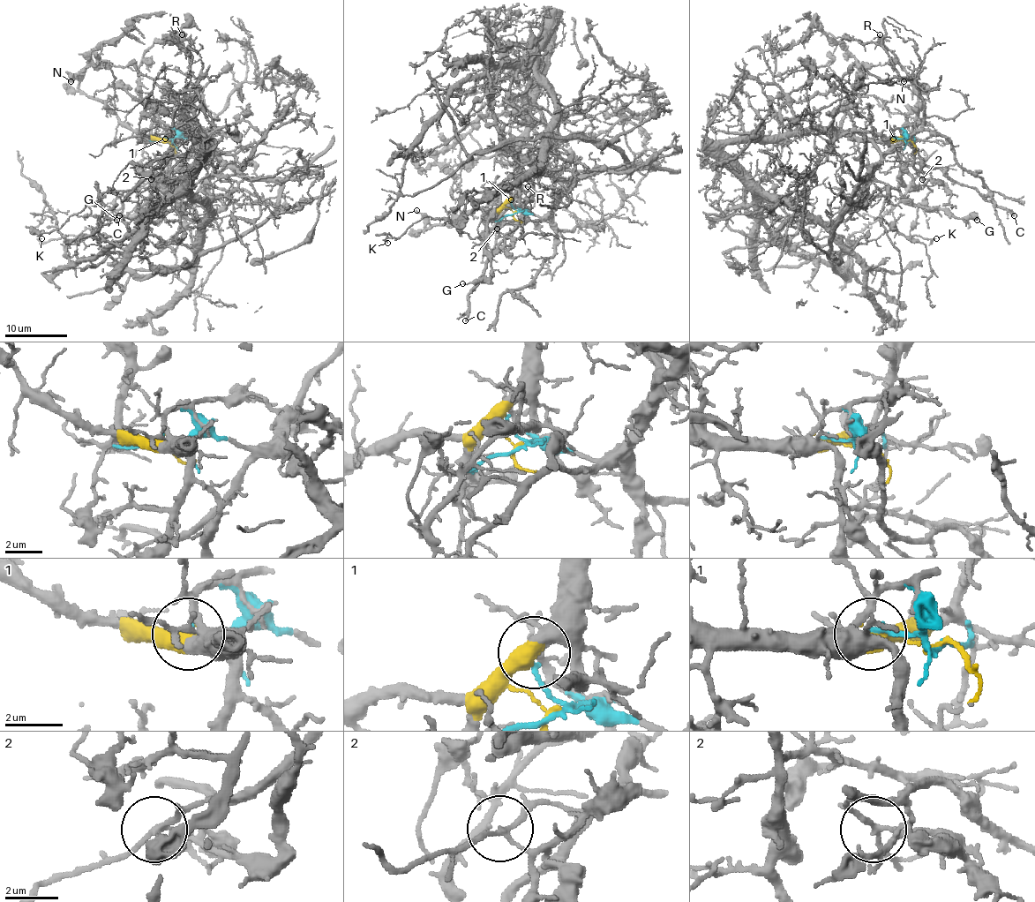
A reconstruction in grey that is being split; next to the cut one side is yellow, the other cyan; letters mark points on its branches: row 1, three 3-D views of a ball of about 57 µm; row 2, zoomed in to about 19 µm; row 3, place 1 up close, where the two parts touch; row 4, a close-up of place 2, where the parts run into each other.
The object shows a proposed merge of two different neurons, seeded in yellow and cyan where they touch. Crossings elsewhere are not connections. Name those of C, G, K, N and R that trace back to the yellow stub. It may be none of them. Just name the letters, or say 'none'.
G, N, R

